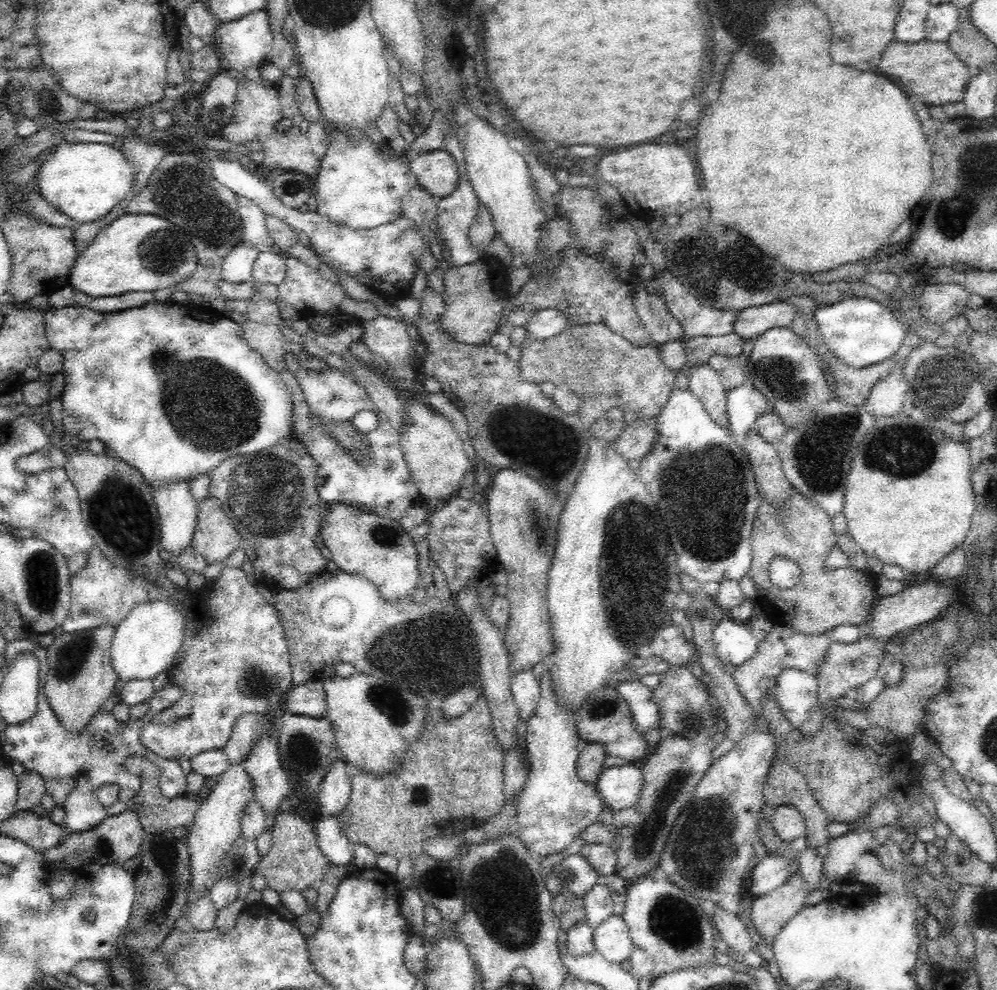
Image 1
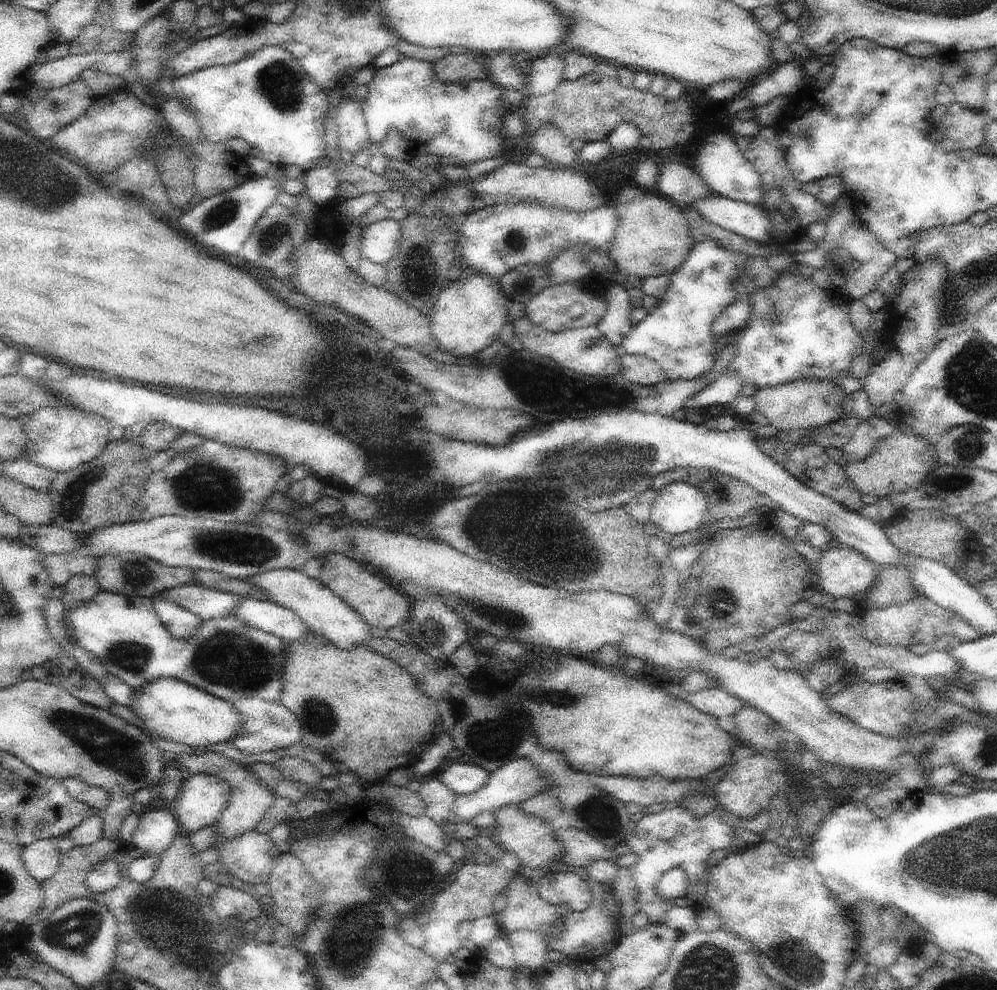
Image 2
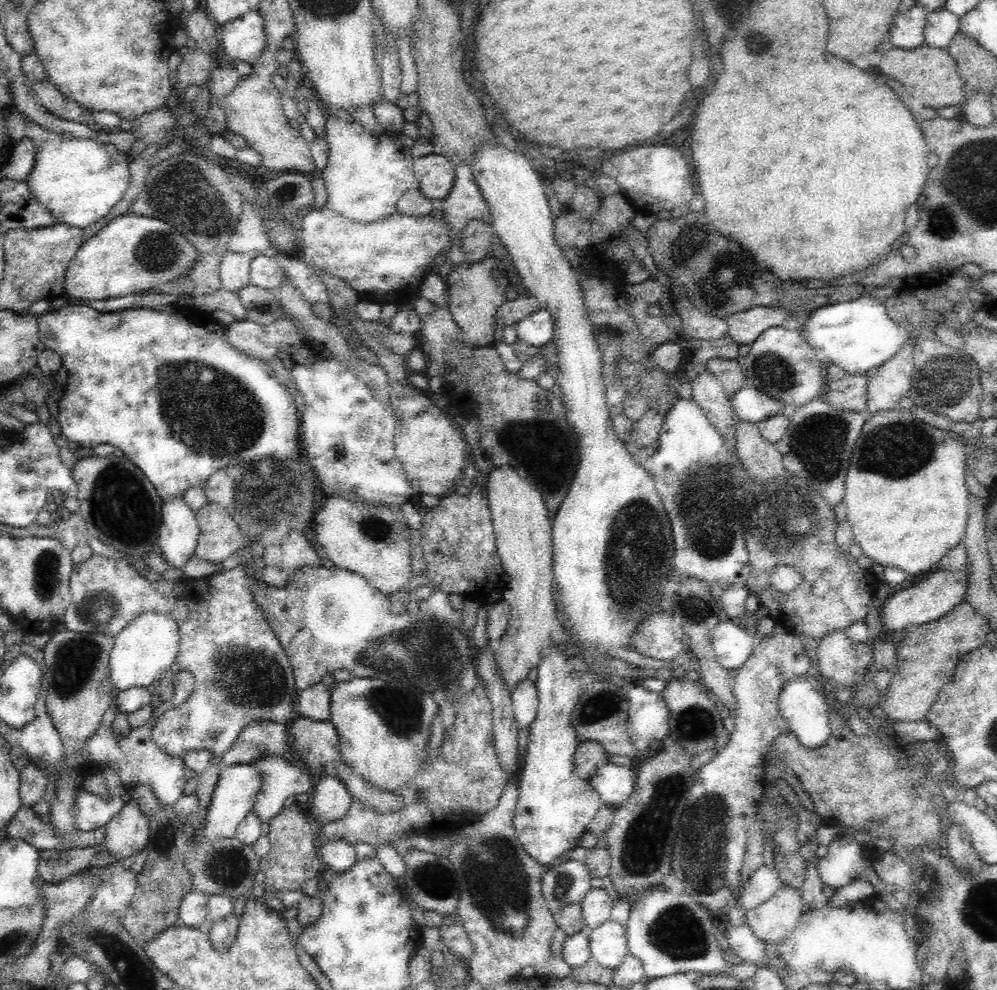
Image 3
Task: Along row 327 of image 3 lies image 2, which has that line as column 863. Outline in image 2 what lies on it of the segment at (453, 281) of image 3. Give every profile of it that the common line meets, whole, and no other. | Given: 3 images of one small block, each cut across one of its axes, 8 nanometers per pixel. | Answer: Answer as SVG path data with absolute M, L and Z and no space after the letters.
M900 424L888 438L879 438L872 454L864 460L852 462L850 466L841 466L841 468L844 469L861 496L874 494L882 500L890 496L892 492L906 492L906 490L918 488L937 464L936 445L930 441L926 442L923 436L907 431Z

